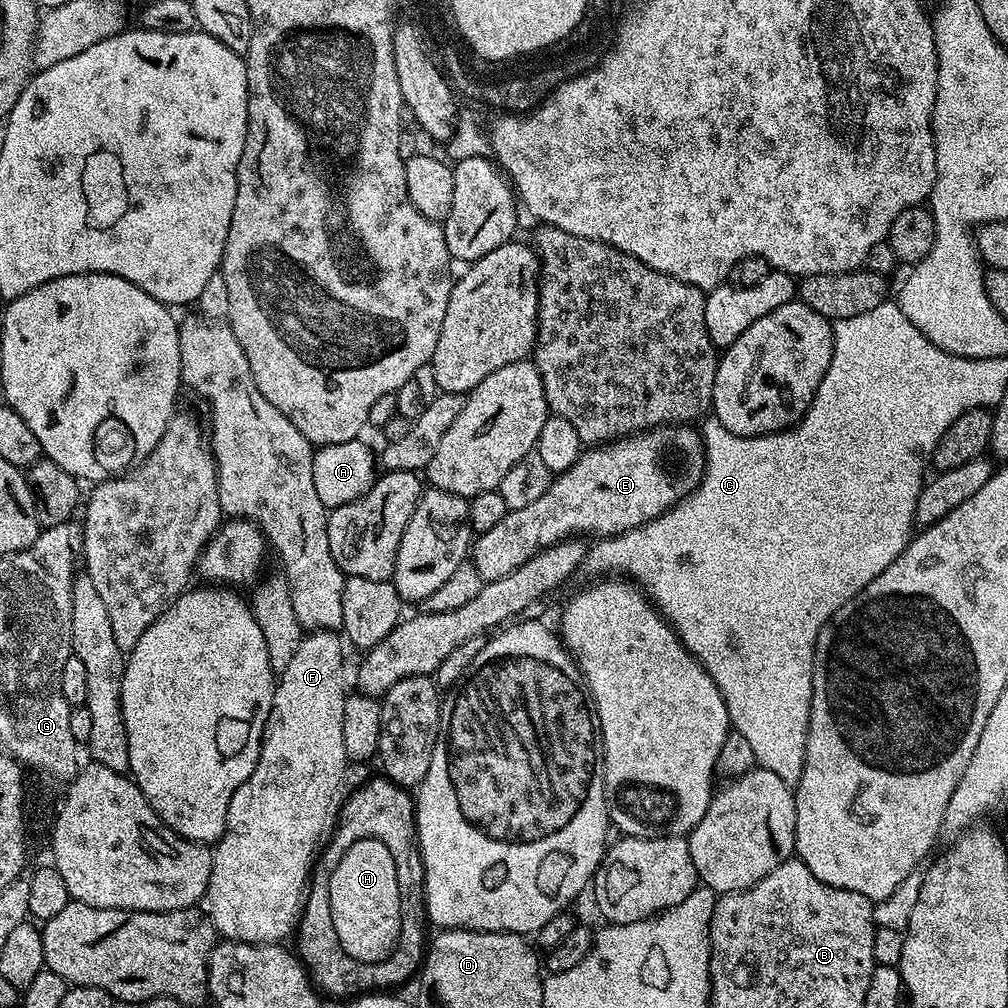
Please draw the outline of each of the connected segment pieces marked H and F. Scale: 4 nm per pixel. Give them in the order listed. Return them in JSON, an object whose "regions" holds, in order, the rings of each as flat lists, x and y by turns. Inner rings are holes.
{"regions":[[[361,840,351,846,328,876,328,897,330,918,334,918,334,934,338,934,338,942,350,958,357,959,358,962,378,963,391,955,399,942,402,910,399,904,398,879,393,855,382,842]],[[309,631,298,650,294,650,290,666,279,673,256,769,246,782,242,782,242,786,238,786,238,790,234,790,224,835,212,848,206,915,223,939,246,944,279,943,282,938,295,933,300,922,306,889,322,844,320,835,324,831,327,833,337,822,342,805,340,787,344,784,344,771,350,767,346,746,342,742,346,695,343,647,345,645,335,631]]]}

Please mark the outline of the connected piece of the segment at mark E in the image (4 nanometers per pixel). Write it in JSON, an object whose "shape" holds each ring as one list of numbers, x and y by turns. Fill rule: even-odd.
{"shape":[[665,422,647,432,637,432,635,436,625,436,623,440,613,440,610,444,581,451,574,466,559,473,538,502,522,506,522,510,508,511,498,526,479,533,470,549,470,562,486,582,506,578,506,574,522,566,522,562,530,562,530,558,543,548,573,538,617,536,658,518,695,492,704,476,704,461,698,458,698,450,704,447,704,437,692,428,695,427,684,422]]}

